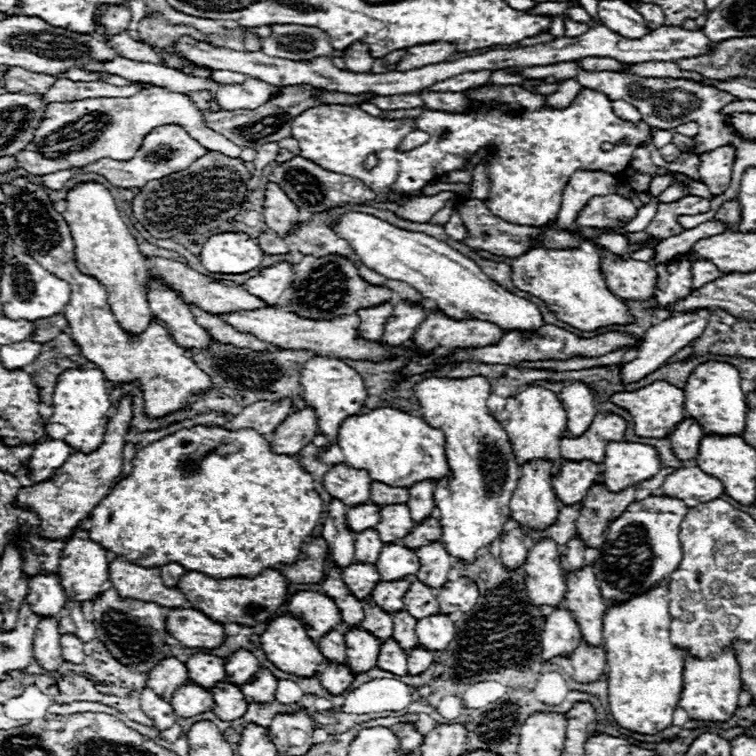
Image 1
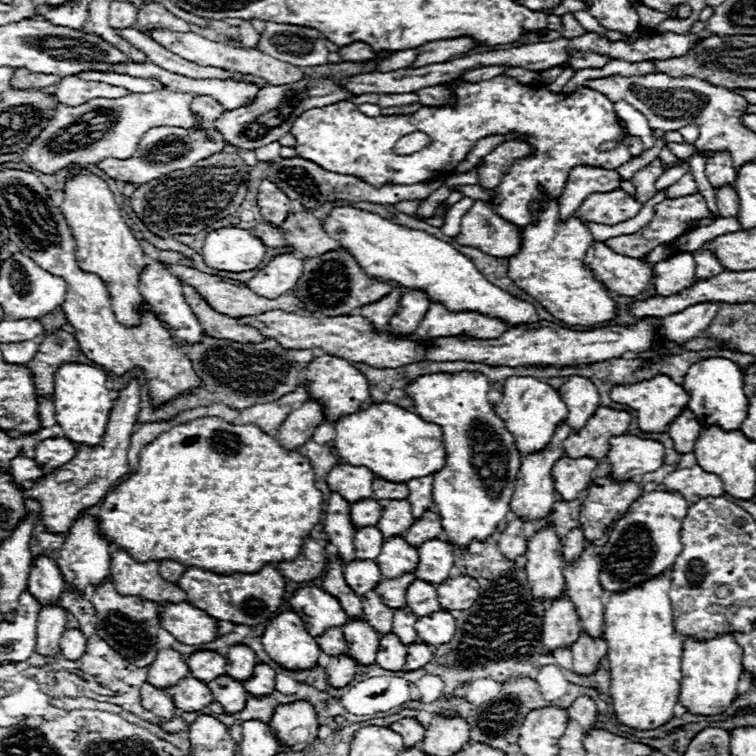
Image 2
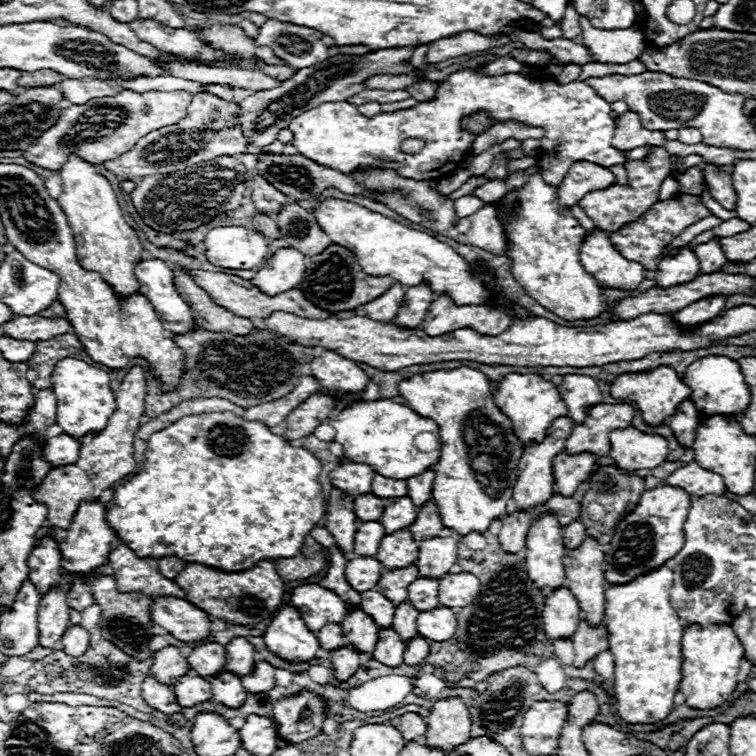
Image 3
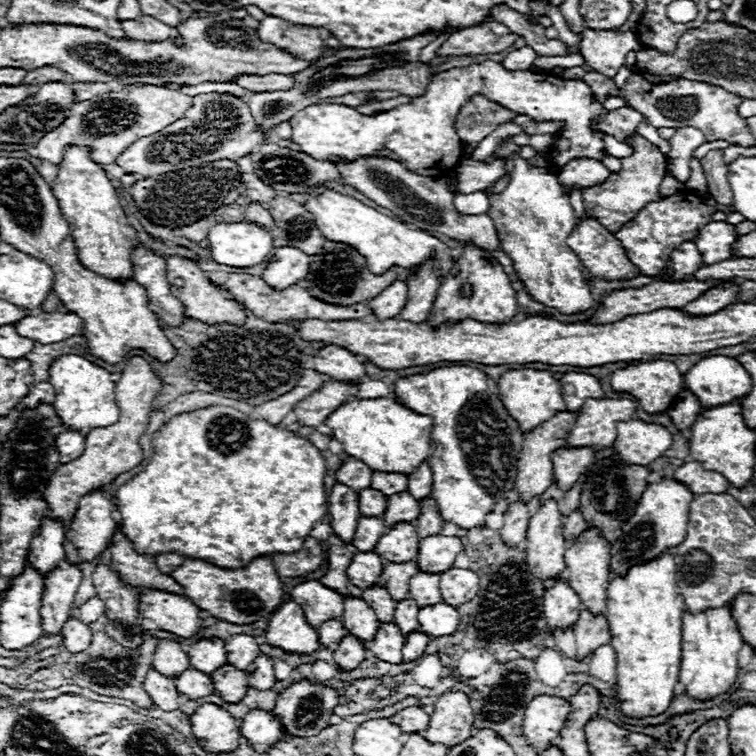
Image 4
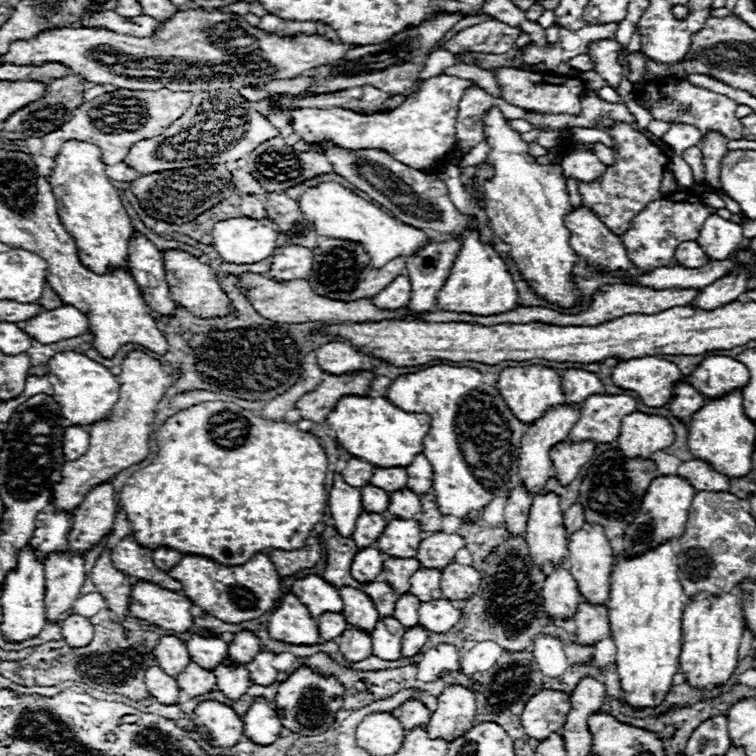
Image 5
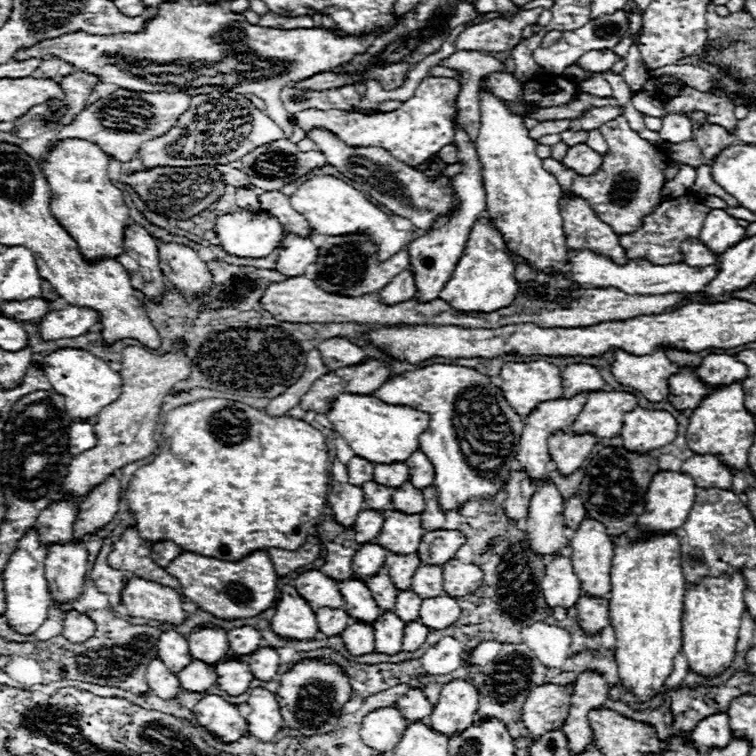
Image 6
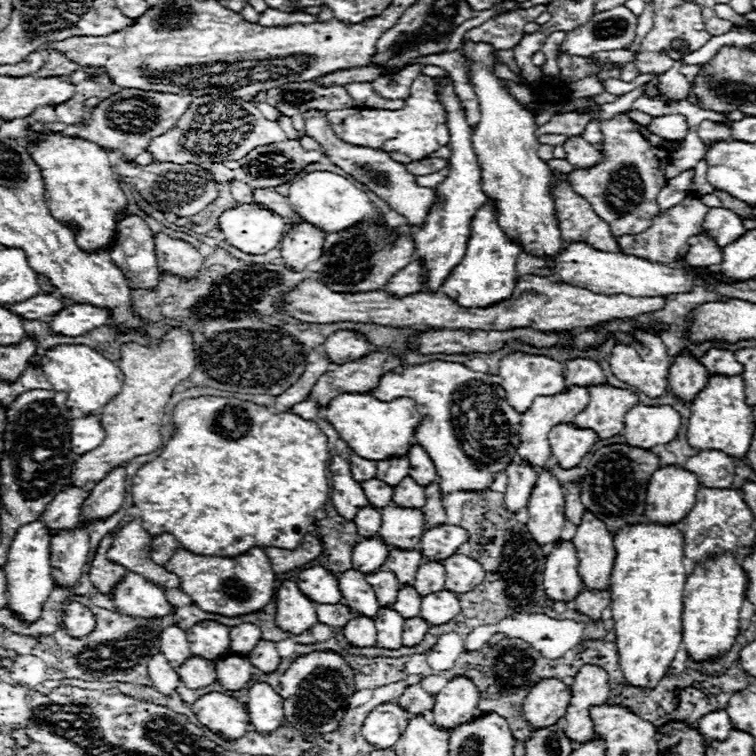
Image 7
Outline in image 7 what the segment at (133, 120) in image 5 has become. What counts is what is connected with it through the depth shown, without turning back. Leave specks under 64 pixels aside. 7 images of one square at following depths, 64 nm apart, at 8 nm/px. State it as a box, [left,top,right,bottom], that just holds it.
[78,90,192,162]

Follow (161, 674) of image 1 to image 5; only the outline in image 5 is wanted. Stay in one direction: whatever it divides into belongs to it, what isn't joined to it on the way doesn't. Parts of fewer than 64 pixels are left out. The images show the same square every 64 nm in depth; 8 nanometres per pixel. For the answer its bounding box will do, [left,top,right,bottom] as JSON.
[154,636,190,676]

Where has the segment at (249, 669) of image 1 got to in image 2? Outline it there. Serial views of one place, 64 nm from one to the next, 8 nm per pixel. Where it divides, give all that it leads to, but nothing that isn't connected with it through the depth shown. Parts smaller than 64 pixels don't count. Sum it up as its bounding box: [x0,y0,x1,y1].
[226,644,258,682]

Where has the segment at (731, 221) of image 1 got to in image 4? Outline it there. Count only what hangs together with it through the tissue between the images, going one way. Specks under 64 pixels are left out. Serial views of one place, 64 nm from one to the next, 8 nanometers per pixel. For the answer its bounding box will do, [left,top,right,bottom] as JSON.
[702,150,734,206]

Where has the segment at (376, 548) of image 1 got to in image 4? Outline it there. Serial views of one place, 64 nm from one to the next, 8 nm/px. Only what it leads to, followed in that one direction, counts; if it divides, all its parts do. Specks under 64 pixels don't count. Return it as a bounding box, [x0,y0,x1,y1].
[354,518,386,552]

